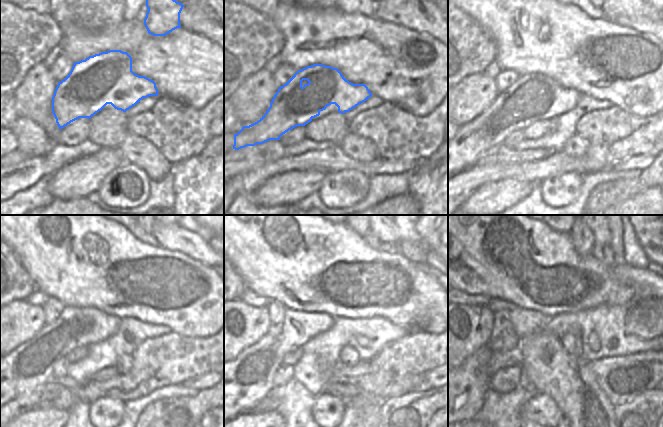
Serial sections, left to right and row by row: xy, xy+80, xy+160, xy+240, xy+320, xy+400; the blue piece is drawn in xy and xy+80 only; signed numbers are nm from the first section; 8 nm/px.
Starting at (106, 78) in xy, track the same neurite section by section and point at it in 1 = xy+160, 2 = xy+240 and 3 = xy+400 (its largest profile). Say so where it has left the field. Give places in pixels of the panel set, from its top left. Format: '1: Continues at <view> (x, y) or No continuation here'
1: Continues at xy+160 (504, 116)
2: Continues at xy+240 (31, 365)
3: Continues at xy+400 (468, 384)

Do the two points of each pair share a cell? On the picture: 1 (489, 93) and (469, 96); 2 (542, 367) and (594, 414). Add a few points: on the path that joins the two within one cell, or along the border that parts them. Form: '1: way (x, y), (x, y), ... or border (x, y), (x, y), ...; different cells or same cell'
1: way (484, 93), (474, 94); same cell
2: way (555, 375), (581, 401); same cell

